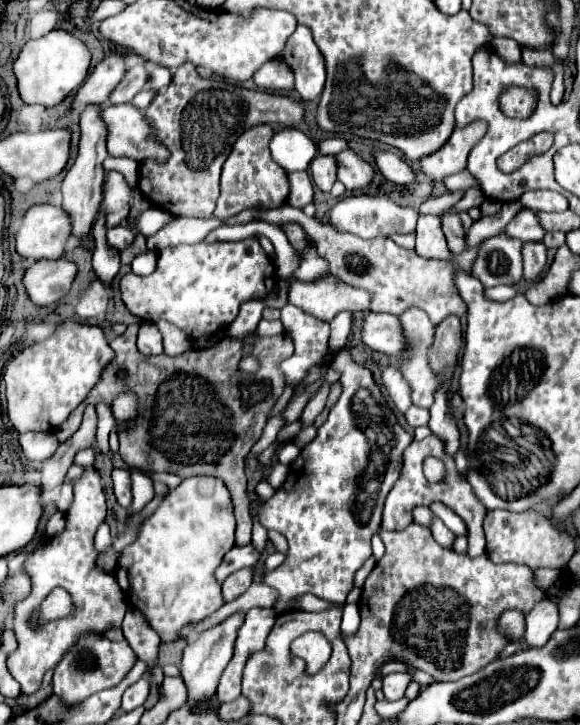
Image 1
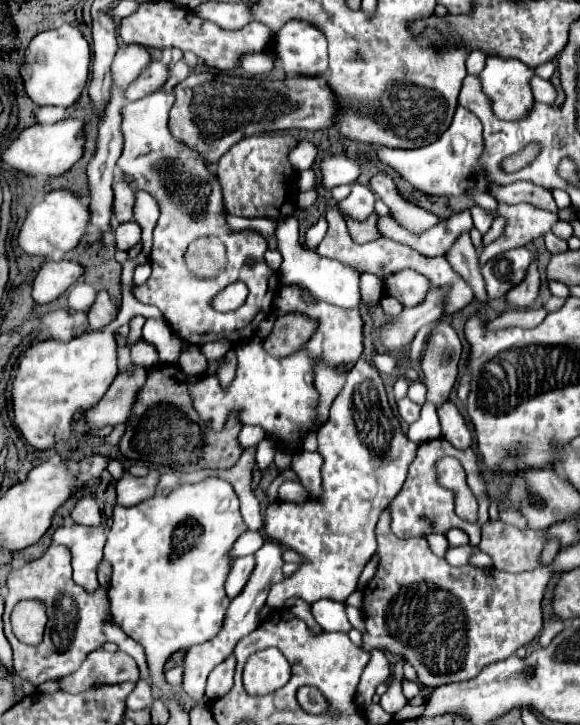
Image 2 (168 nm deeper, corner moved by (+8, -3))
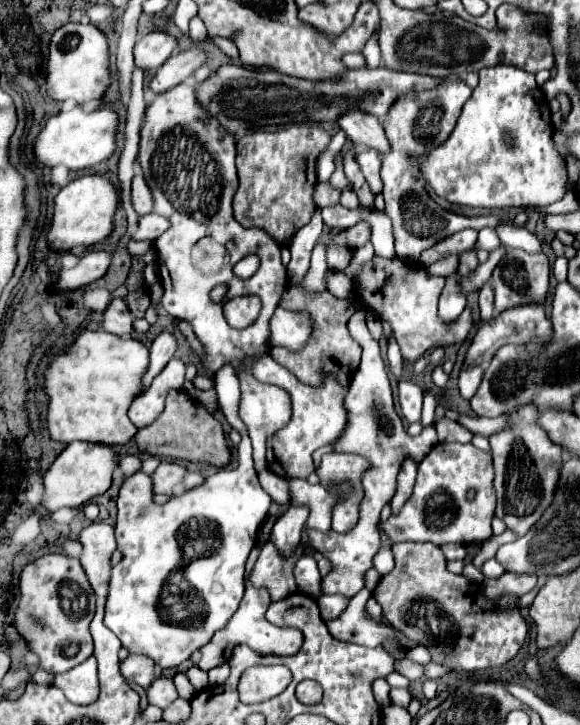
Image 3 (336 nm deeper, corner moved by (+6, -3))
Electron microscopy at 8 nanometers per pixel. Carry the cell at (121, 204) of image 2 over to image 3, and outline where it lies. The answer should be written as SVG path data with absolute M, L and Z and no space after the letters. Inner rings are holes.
M140 169L132 179L132 205L134 205L138 215L152 213L152 209L154 209L154 199L152 199L150 187L146 185L146 179L144 179Z

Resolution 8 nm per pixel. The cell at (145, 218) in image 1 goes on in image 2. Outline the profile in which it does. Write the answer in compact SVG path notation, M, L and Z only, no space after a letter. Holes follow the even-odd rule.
M286 217L286 219L278 221L278 227L274 231L274 237L276 237L276 243L278 243L278 251L284 257L284 261L280 265L280 271L278 271L282 281L284 283L306 285L318 299L328 301L332 305L338 305L342 309L358 307L360 305L360 289L358 289L360 273L352 271L351 267L334 259L320 257L318 253L308 253L306 249L302 249L300 237L296 233L298 233L298 219L294 219L294 217Z

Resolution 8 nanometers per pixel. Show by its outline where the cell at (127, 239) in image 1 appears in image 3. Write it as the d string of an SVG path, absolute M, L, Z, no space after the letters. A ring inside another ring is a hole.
M150 213L150 215L140 217L138 227L136 227L136 231L132 233L132 239L134 239L134 241L142 241L142 239L154 241L154 239L158 239L158 235L162 235L168 227L170 227L170 221L168 221L168 219Z

